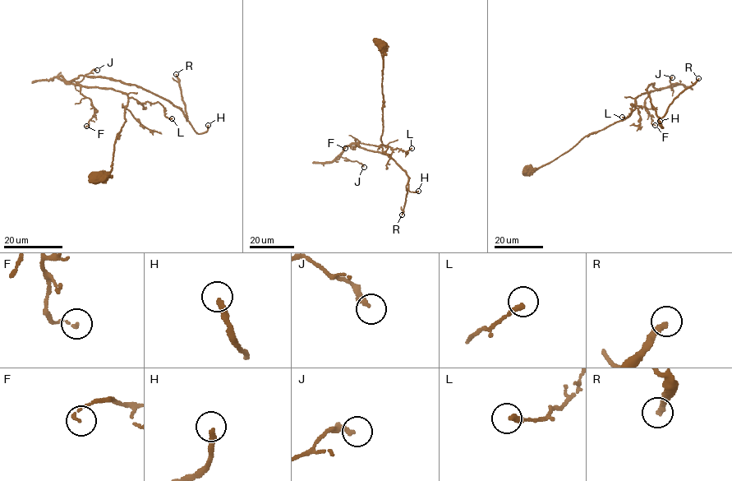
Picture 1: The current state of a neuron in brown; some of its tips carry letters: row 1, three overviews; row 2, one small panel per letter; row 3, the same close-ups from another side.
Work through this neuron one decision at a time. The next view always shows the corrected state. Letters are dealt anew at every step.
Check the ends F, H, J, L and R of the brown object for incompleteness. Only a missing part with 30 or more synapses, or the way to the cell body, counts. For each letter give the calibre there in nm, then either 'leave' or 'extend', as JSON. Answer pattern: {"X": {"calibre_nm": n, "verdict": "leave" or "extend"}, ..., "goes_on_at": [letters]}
{"F": {"calibre_nm": 130, "verdict": "leave"}, "H": {"calibre_nm": 240, "verdict": "extend"}, "J": {"calibre_nm": 240, "verdict": "leave"}, "L": {"calibre_nm": 260, "verdict": "leave"}, "R": {"calibre_nm": 280, "verdict": "extend"}, "goes_on_at": ["H", "R"]}

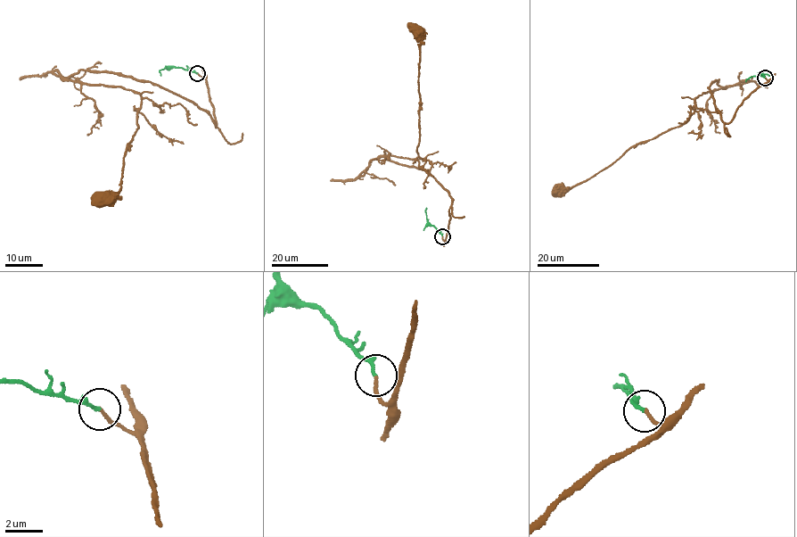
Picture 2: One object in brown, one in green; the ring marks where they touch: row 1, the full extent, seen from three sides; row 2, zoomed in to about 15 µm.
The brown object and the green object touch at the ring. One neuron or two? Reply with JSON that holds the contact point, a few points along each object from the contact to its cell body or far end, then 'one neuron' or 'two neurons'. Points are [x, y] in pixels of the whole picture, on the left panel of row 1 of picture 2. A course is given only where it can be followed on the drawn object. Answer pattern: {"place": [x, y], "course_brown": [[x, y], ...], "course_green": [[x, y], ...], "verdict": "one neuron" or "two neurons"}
{"place": [197, 73], "course_brown": [[197, 73], [216, 127], [191, 101], [144, 80], [81, 70], [69, 78], [141, 95], [120, 188], [108, 197]], "course_green": [[197, 73], [181, 68], [167, 67], [160, 70], [160, 75]], "verdict": "one neuron"}

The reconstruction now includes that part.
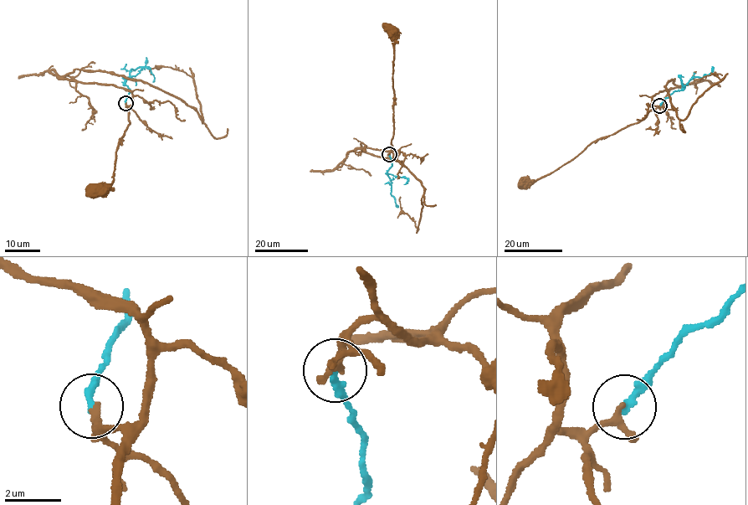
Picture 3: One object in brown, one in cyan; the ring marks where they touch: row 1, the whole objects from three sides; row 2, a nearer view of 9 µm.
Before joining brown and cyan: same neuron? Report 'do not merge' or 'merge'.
merge

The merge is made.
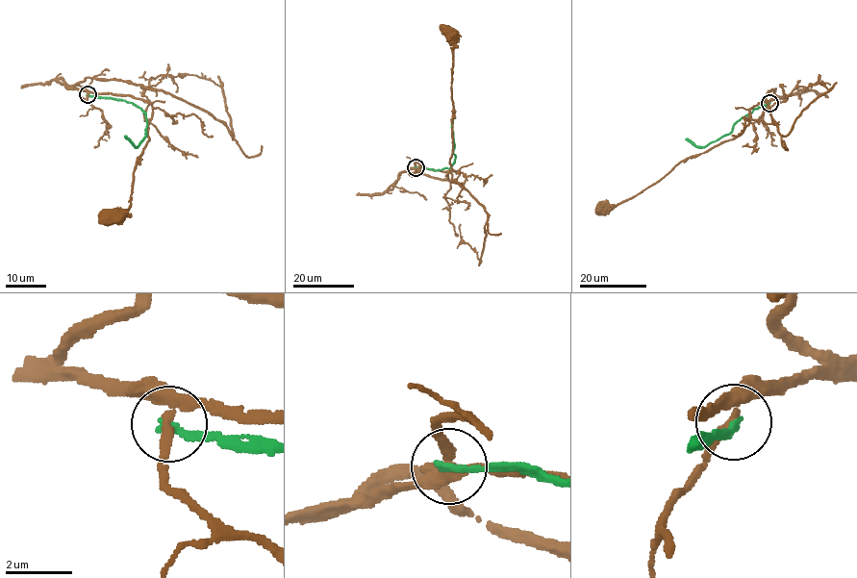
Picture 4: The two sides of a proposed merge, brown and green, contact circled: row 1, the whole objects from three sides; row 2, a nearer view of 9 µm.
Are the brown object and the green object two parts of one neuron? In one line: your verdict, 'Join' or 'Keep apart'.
Keep apart

